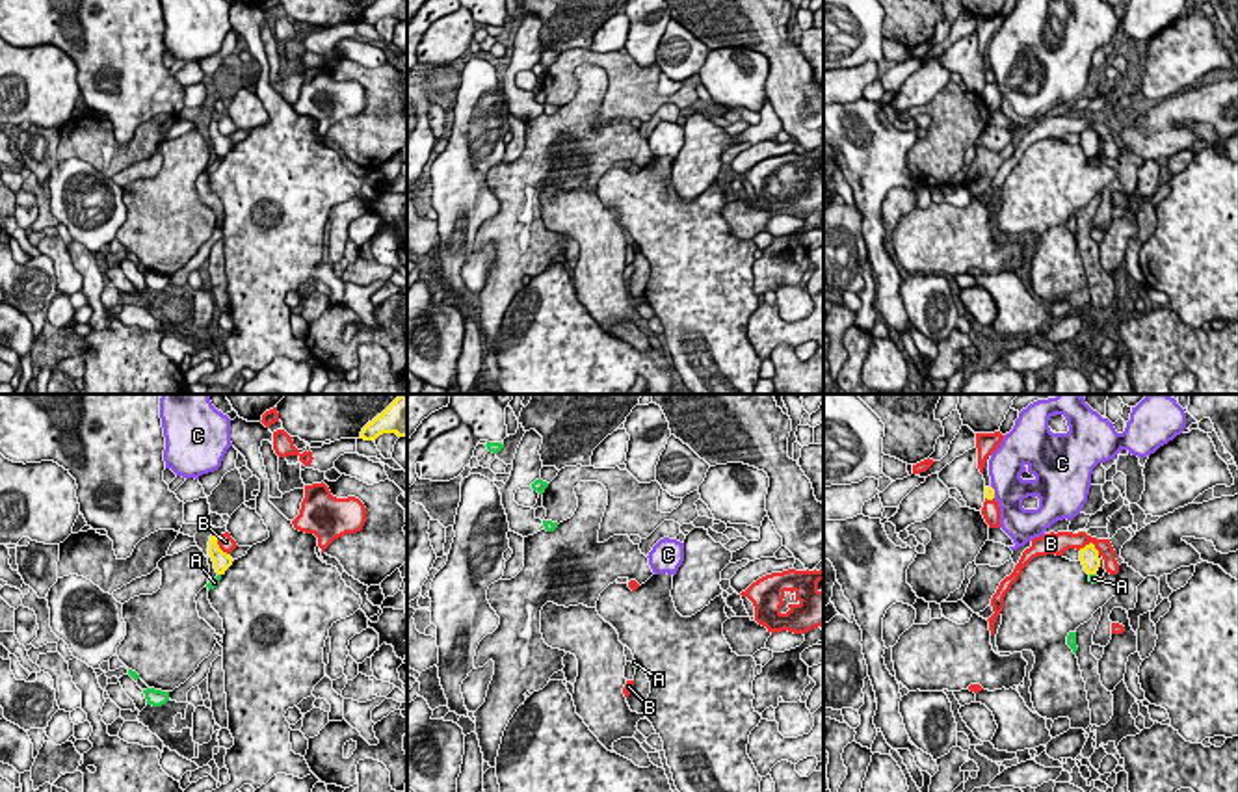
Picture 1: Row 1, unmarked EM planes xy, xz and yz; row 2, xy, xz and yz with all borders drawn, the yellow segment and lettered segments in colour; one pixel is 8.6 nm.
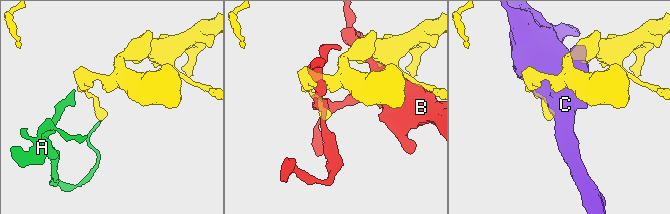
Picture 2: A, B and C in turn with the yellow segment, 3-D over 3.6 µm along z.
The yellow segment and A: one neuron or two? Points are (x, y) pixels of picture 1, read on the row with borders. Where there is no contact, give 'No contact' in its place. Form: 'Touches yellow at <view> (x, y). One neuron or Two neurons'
Touches yellow at yz (1093, 573). Two neurons

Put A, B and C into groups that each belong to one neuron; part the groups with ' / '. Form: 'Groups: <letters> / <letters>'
Groups: A / B / C

